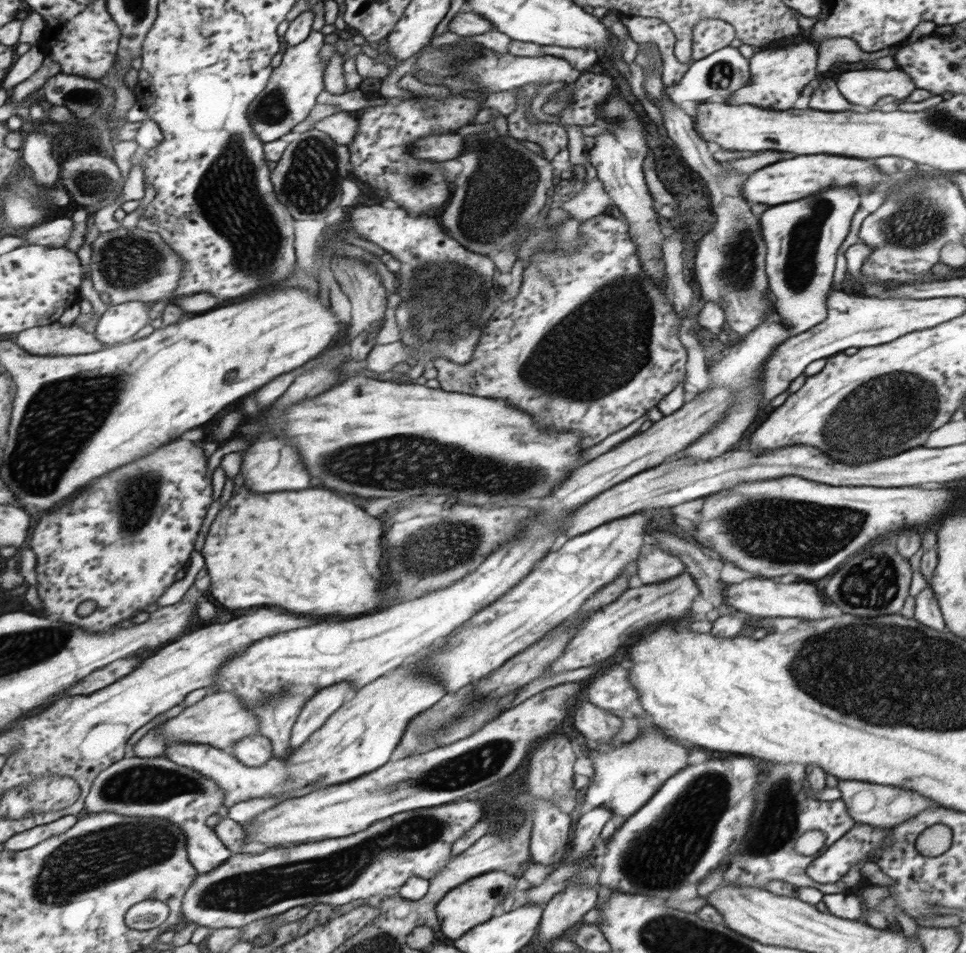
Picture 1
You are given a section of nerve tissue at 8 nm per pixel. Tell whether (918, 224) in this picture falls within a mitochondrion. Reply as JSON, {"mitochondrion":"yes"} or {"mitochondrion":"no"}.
{"mitochondrion":"yes"}

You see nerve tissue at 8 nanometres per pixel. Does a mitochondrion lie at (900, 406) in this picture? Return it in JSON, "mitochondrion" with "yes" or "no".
{"mitochondrion":"yes"}

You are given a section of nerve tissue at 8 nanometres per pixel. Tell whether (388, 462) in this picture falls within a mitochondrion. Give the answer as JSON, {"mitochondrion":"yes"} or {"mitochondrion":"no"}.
{"mitochondrion":"yes"}

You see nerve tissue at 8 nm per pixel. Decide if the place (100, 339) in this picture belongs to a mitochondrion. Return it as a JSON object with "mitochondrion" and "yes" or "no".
{"mitochondrion":"no"}

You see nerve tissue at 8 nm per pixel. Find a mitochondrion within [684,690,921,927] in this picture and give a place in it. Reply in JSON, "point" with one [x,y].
{"point":[777,824]}

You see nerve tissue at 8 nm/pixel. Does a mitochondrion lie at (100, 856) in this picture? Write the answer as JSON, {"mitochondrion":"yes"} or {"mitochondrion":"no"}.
{"mitochondrion":"yes"}

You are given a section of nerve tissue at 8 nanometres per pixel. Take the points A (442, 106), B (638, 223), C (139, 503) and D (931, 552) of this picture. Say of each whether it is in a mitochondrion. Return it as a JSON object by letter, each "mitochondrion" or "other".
{"A":"other","B":"other","C":"mitochondrion","D":"other"}

